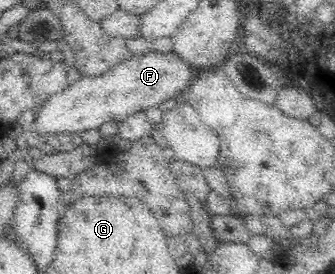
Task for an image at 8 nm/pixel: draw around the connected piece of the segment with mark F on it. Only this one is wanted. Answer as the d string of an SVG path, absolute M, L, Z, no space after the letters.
M151 50L148 54L132 55L132 58L122 61L120 64L109 68L104 74L89 77L81 75L78 81L69 85L60 92L51 94L42 106L38 107L36 118L31 128L38 133L78 133L97 129L108 121L122 121L137 112L144 112L148 108L158 107L168 99L174 99L176 94L182 92L197 73L197 69L190 63L180 59L174 52L162 54Z

